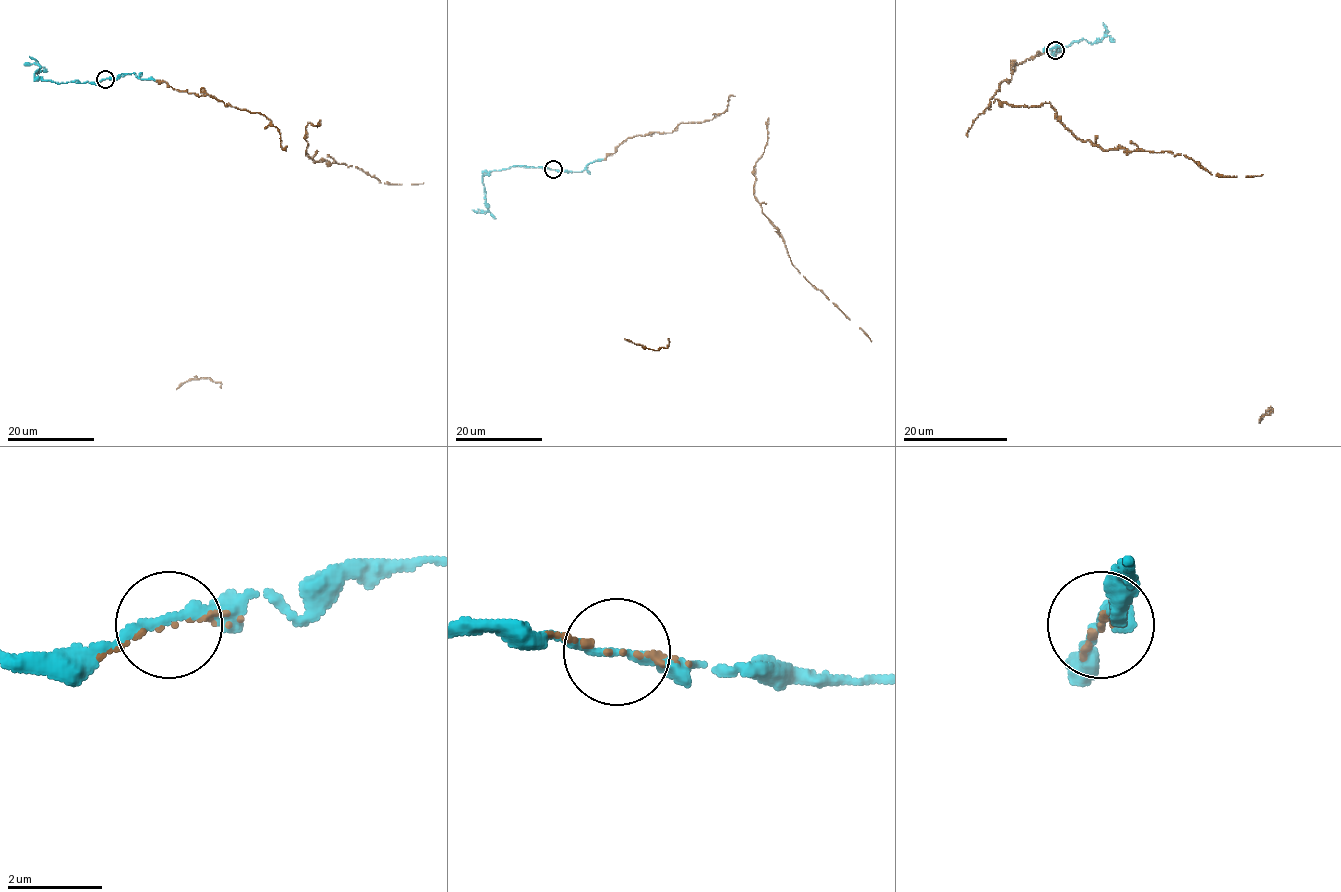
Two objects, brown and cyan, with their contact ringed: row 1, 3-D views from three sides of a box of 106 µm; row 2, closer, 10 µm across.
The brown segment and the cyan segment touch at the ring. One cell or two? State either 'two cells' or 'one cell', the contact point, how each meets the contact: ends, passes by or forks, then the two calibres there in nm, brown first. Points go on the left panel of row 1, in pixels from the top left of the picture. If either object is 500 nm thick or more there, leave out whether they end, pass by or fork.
one cell; at (105, 79); brown passes by; cyan passes by; 50 nm thick on the brown side, 200 nm on the other

